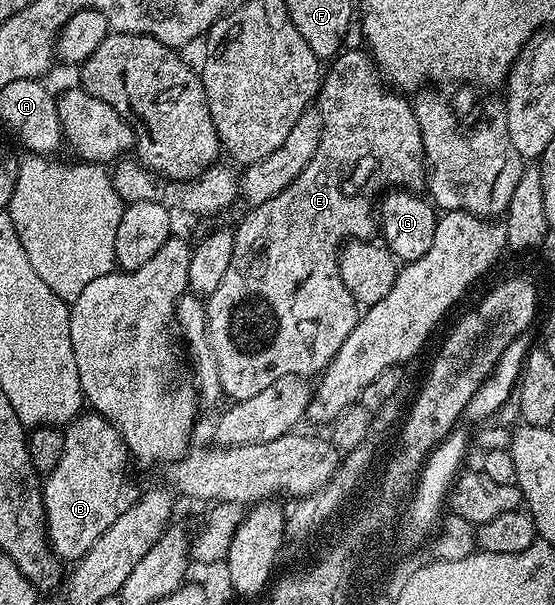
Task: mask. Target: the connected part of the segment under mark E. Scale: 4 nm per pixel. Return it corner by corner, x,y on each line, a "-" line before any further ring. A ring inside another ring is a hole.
344,48
328,64
332,64
328,69
326,66
317,94
321,132
313,159
309,159
309,163
301,171
301,175
297,175
297,179
293,179
293,183
289,183
289,187
285,187
285,191
281,191
265,203
254,206
250,210
251,214
239,226
234,226
233,259
229,259
229,268
226,269
225,276
221,278
217,291
213,291
213,295
206,298
207,338
211,344
211,356
215,357
217,361
217,375
221,375
221,387
224,394
228,398
231,397
232,402
250,399
253,395
264,391
265,387
269,387
270,384
276,383
286,376
299,376
307,379
311,377
310,373
322,374
329,362
337,355
337,351
341,351
341,343
345,343
345,339
349,339
349,331
353,331
353,327
361,316
360,306
354,296
350,294
349,288
342,282
341,271
338,267
341,246
352,239
371,241
377,233
377,202
380,198
396,187
415,187
411,185
417,184
418,181
420,184
424,180
423,132
415,118
412,102
410,100
402,101
399,98
402,96
394,88
384,84
374,60
362,48
359,49

